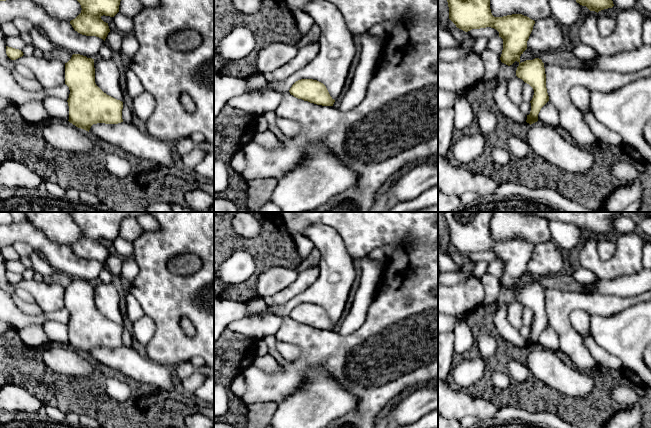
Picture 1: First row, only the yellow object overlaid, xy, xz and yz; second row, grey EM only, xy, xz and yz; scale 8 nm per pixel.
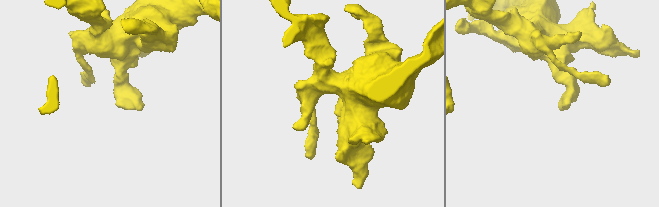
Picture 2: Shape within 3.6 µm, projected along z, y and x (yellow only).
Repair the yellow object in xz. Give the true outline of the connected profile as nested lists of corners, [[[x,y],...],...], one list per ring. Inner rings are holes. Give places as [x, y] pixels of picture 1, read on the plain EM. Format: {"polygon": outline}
{"polygon": [[[313,303],[296,305],[289,314],[298,323],[322,330],[333,330],[335,324],[330,320],[326,310]]]}

